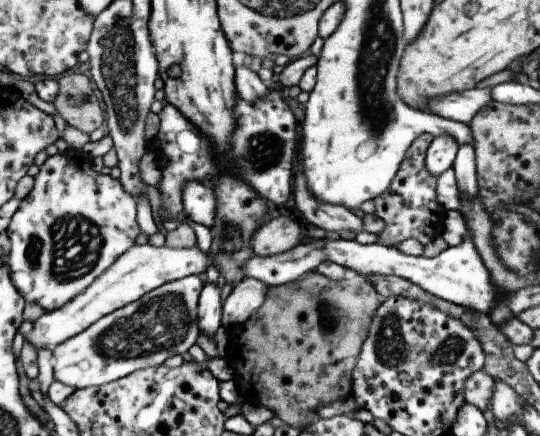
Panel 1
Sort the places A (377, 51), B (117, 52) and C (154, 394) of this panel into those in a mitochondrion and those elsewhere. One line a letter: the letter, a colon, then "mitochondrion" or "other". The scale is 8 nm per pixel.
A: mitochondrion
B: mitochondrion
C: other

